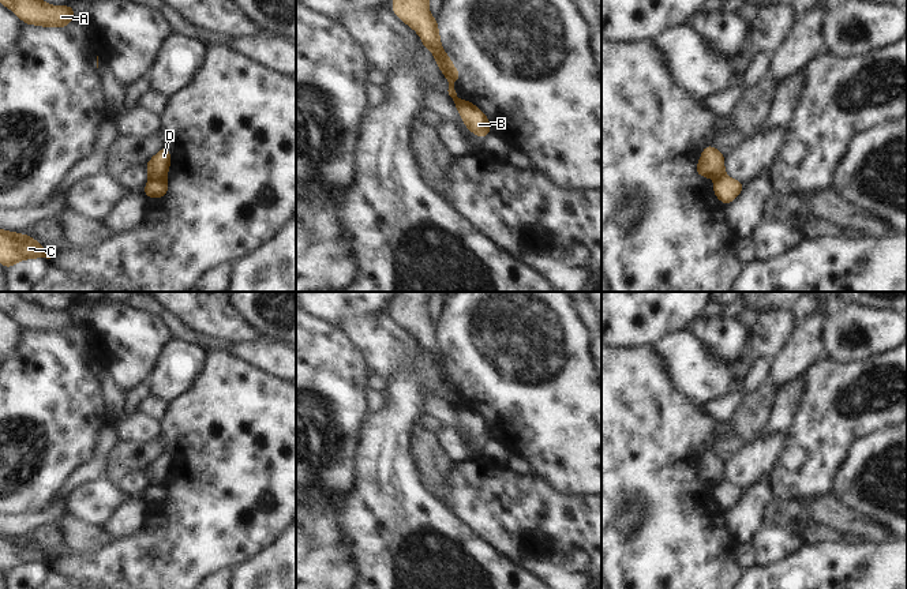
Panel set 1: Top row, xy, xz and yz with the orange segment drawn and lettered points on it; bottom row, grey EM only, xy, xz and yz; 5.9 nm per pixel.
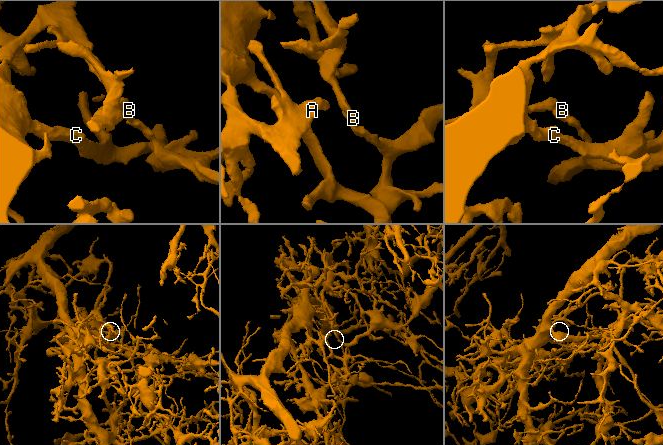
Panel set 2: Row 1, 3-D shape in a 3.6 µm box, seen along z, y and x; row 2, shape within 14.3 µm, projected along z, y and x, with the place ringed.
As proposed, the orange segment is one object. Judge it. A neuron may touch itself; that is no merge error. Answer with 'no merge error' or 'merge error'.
merge error

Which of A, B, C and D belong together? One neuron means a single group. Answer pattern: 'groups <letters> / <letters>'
groups A C D / B

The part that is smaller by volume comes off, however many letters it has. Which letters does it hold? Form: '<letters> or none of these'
B.

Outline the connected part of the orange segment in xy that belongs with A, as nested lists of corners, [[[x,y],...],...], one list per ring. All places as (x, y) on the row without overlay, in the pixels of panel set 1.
[[[0,292],[0,308],[14,316],[25,330],[65,333],[75,320],[72,311],[50,311],[30,301],[22,292]]]

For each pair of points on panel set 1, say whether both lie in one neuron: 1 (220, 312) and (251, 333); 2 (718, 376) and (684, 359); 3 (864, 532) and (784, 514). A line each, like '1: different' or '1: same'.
1: same
2: same
3: same

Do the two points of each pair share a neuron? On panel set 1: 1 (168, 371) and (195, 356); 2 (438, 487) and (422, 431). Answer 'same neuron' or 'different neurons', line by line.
1: same neuron
2: same neuron

